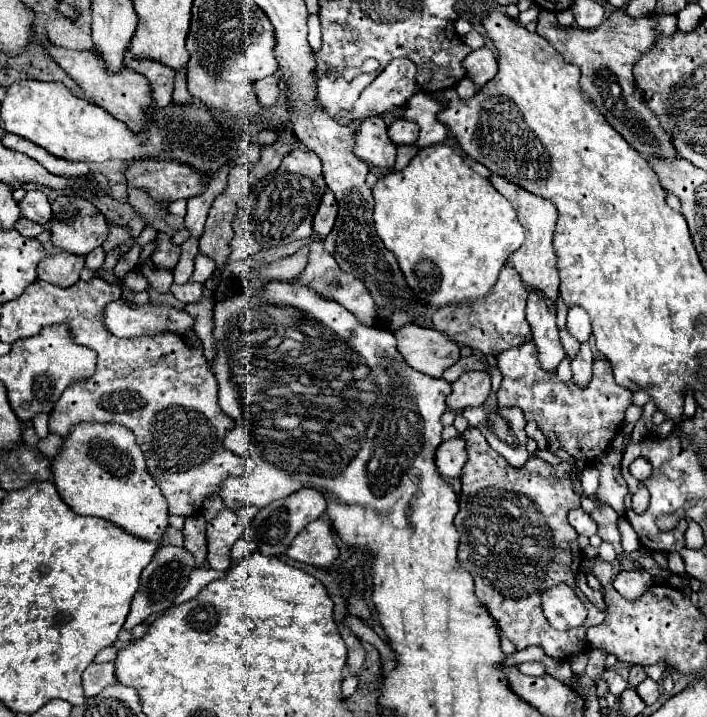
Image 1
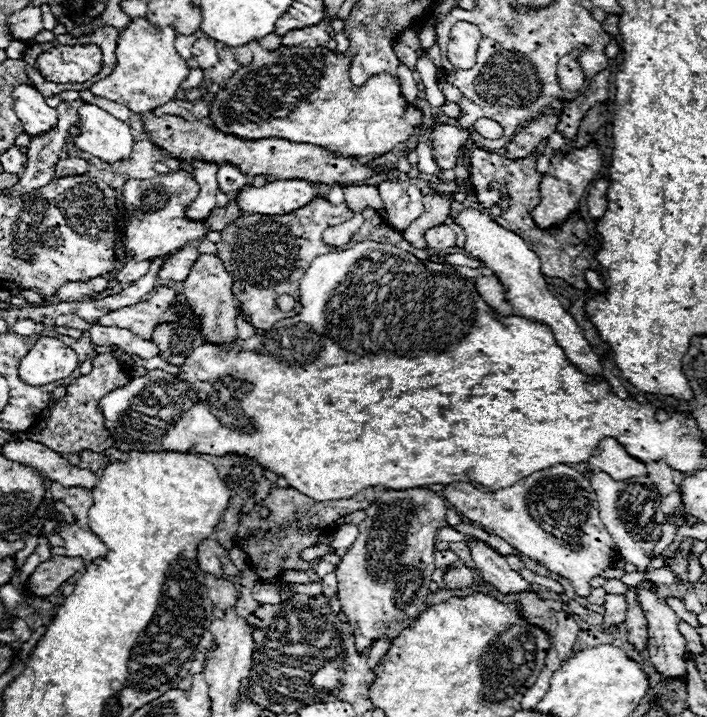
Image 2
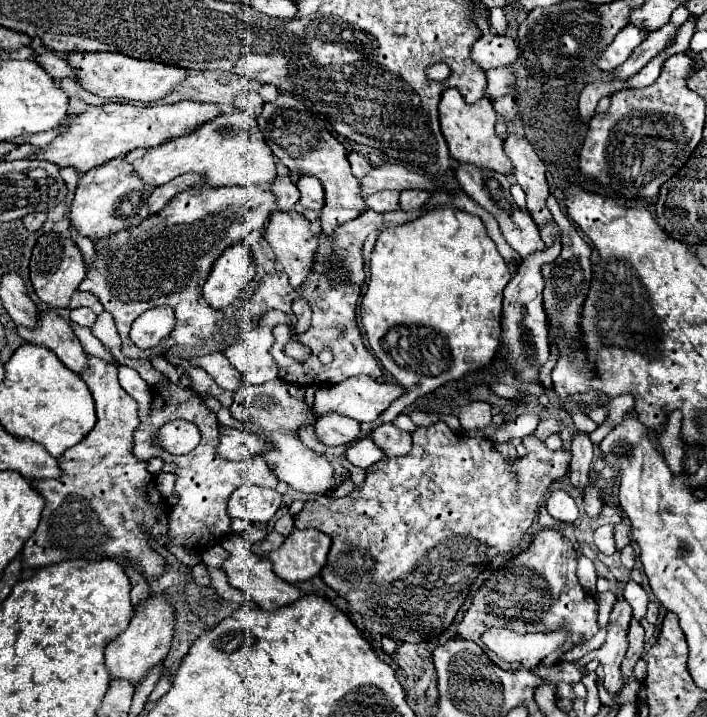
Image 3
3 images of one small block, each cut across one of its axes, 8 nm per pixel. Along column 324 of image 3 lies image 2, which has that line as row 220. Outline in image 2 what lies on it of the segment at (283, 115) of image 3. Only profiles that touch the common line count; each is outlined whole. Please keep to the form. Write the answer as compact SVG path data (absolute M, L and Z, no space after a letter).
M170 172L170 174L158 174L156 178L144 180L128 180L124 184L124 206L126 206L126 238L124 246L128 254L132 254L136 260L144 258L156 258L166 256L180 246L186 246L194 240L200 240L206 236L206 232L220 232L226 228L226 224L240 218L240 208L236 198L232 198L224 208L214 206L210 216L206 220L190 220L186 218L186 206L190 206L200 194L198 182L190 172Z

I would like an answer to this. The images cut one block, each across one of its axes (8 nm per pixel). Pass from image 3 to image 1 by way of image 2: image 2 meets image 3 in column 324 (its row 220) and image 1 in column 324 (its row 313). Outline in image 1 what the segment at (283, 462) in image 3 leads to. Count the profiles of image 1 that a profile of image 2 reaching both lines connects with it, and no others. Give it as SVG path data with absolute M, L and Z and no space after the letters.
M328 516L310 522L290 544L286 552L292 560L314 564L318 568L330 566L338 558L338 546L332 536Z

